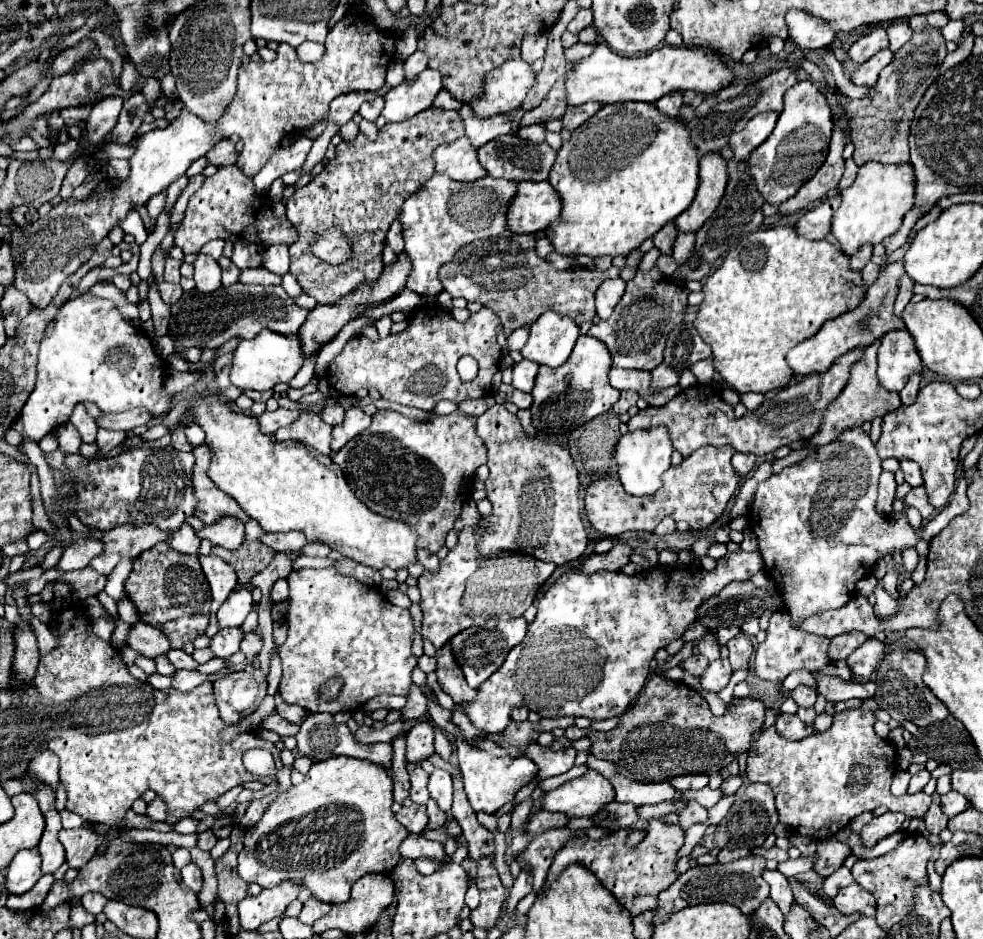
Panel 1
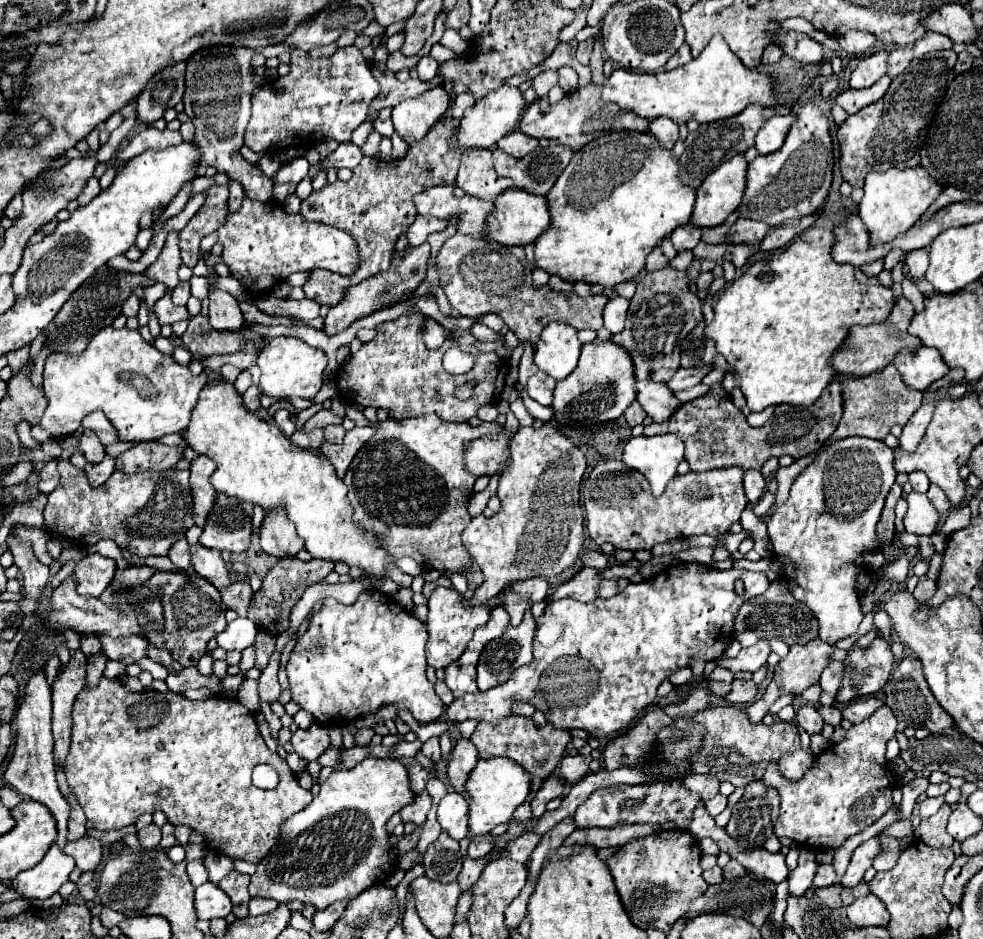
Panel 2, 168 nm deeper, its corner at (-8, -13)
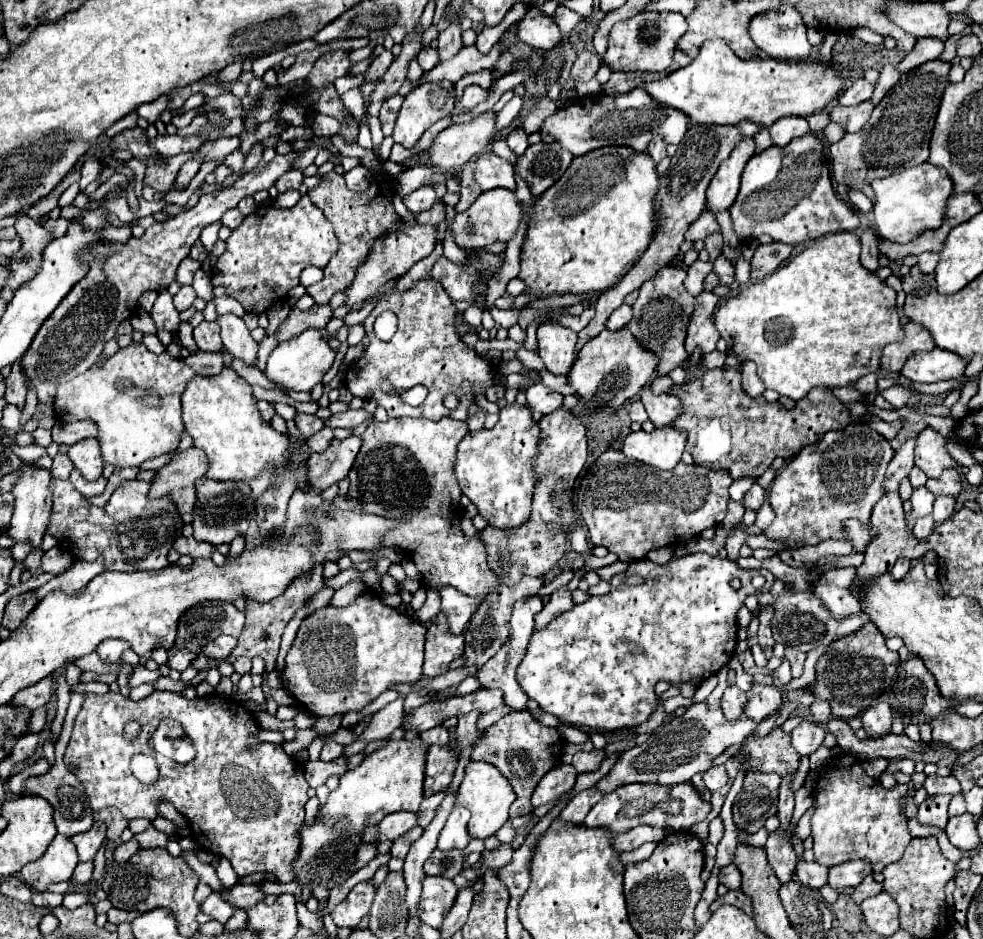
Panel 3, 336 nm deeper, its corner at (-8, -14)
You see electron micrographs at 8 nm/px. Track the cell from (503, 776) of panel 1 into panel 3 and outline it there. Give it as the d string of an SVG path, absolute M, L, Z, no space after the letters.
M468 762L464 782L460 784L456 802L460 806L466 806L472 812L472 818L468 822L468 832L472 838L490 838L494 836L508 820L508 808L514 802L514 792L508 788L508 780L500 776L496 768L492 768L488 762Z

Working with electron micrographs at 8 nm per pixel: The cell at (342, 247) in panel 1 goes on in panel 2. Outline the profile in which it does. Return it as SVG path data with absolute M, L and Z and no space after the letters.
M244 197L240 209L228 211L224 225L218 229L218 241L224 247L222 259L252 297L262 297L294 271L328 269L352 277L360 267L356 241L334 227L308 223L300 215L286 215L278 203L262 203Z

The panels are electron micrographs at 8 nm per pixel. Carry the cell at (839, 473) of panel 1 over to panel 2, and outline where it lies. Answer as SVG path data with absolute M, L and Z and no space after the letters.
M848 437L828 445L820 451L812 465L808 465L792 483L788 499L772 511L768 519L768 535L772 541L774 559L782 563L782 579L788 585L790 593L796 601L810 607L814 617L818 619L818 637L830 645L838 639L850 637L858 631L862 621L860 611L860 595L856 589L856 579L862 571L866 571L866 555L880 547L880 539L876 533L876 525L880 521L880 513L884 509L884 501L888 491L894 485L896 471L892 467L892 449L884 445L884 441L866 439L866 437Z

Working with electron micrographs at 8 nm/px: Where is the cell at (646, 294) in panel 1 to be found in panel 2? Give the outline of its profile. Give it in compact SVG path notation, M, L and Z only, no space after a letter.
M664 267L638 281L636 295L630 299L626 327L622 333L612 335L612 343L624 347L630 353L636 381L650 379L666 383L680 367L680 343L702 321L702 301L688 289L686 273Z

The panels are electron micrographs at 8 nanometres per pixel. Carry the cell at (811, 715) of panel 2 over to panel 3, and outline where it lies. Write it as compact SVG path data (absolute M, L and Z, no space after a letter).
M804 720L798 728L794 728L792 736L792 746L800 756L810 756L822 746L822 740L826 736L826 730L820 724L814 724L810 720Z

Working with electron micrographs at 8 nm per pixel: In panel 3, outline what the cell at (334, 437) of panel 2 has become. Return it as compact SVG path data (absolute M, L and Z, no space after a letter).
M326 426L326 428L322 428L320 432L312 434L312 436L306 440L306 446L310 448L310 452L324 452L324 450L328 448L330 440L332 440L332 428Z

